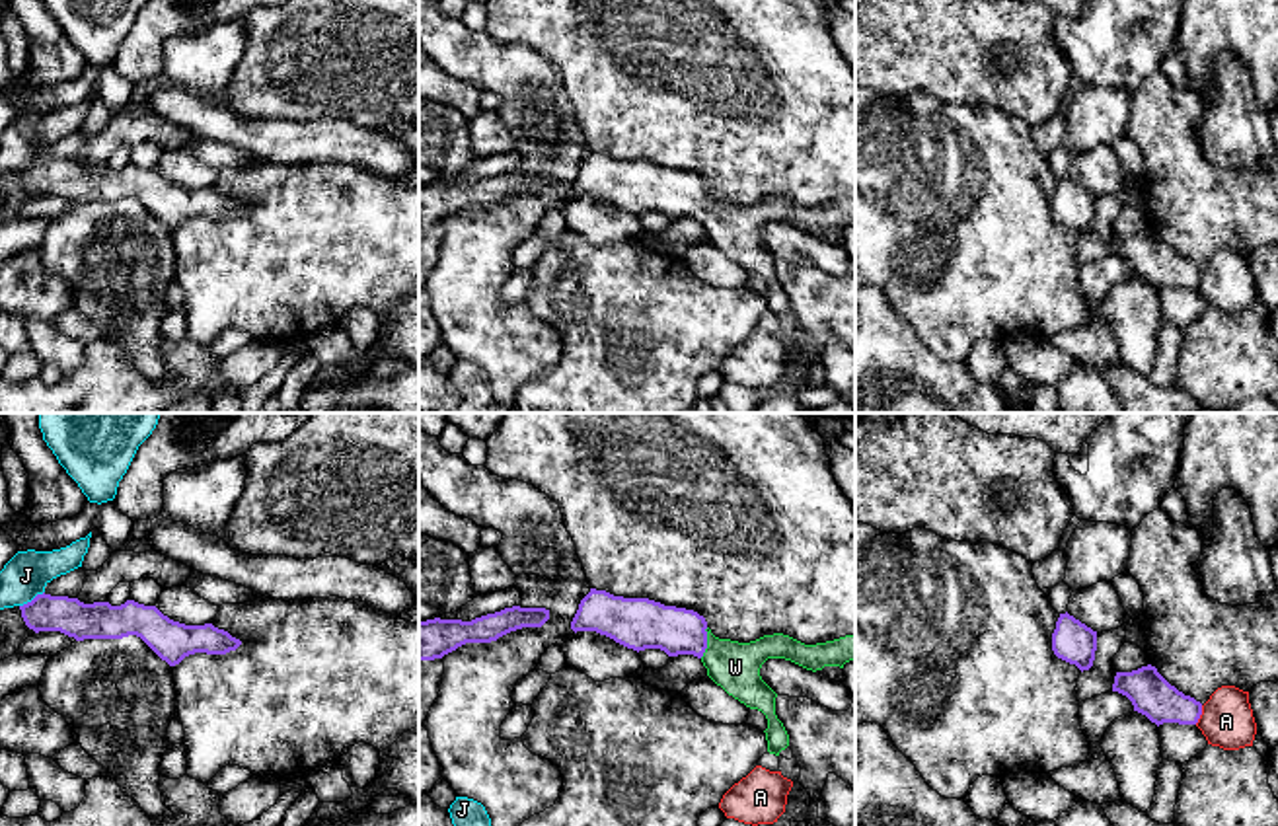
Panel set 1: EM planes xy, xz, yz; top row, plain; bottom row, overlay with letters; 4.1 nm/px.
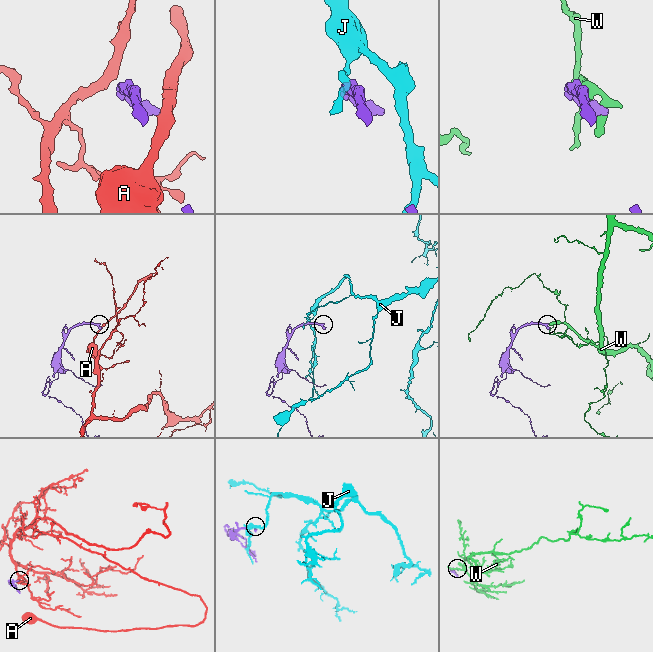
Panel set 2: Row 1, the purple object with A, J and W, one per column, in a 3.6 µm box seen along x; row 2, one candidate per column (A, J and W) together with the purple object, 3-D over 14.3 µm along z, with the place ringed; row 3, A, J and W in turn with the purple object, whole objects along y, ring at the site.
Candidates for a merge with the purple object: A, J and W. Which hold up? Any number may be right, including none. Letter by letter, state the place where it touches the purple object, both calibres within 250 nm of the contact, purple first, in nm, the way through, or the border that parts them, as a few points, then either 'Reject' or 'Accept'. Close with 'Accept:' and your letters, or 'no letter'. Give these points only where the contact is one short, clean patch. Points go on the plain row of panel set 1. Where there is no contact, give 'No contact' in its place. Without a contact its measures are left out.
A: Touches purple at yz (1201, 277). Thickness 170 nm (purple) against 220 nm. Boundary: yz (1202, 269), (1202, 277), (1195, 287). Reject
J: Touches purple at xy (34, 162). Thickness 150 nm (purple) against 190 nm. Boundary: xy (43, 154), (20, 170). Reject
W: Touches purple at xz (706, 207). Thickness 200 nm (purple) against 200 nm. Accept
Accept: W

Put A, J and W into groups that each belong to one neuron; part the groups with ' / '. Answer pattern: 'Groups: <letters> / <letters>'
Groups: A / J / W

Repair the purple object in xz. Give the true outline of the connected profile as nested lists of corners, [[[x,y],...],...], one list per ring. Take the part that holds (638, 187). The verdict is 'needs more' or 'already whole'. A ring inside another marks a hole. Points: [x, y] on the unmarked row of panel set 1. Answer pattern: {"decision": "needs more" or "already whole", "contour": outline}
{"decision": "needs more", "contour": [[[590,152],[581,164],[571,193],[596,195],[633,212],[660,212],[668,220],[694,218],[707,240],[729,259],[768,282],[768,316],[779,319],[789,310],[789,298],[775,279],[777,257],[762,244],[768,222],[785,222],[807,234],[840,230],[855,224],[855,199],[805,208],[789,199],[764,199],[750,206],[719,203],[703,179],[694,173],[664,169],[649,162],[623,162]]]}

